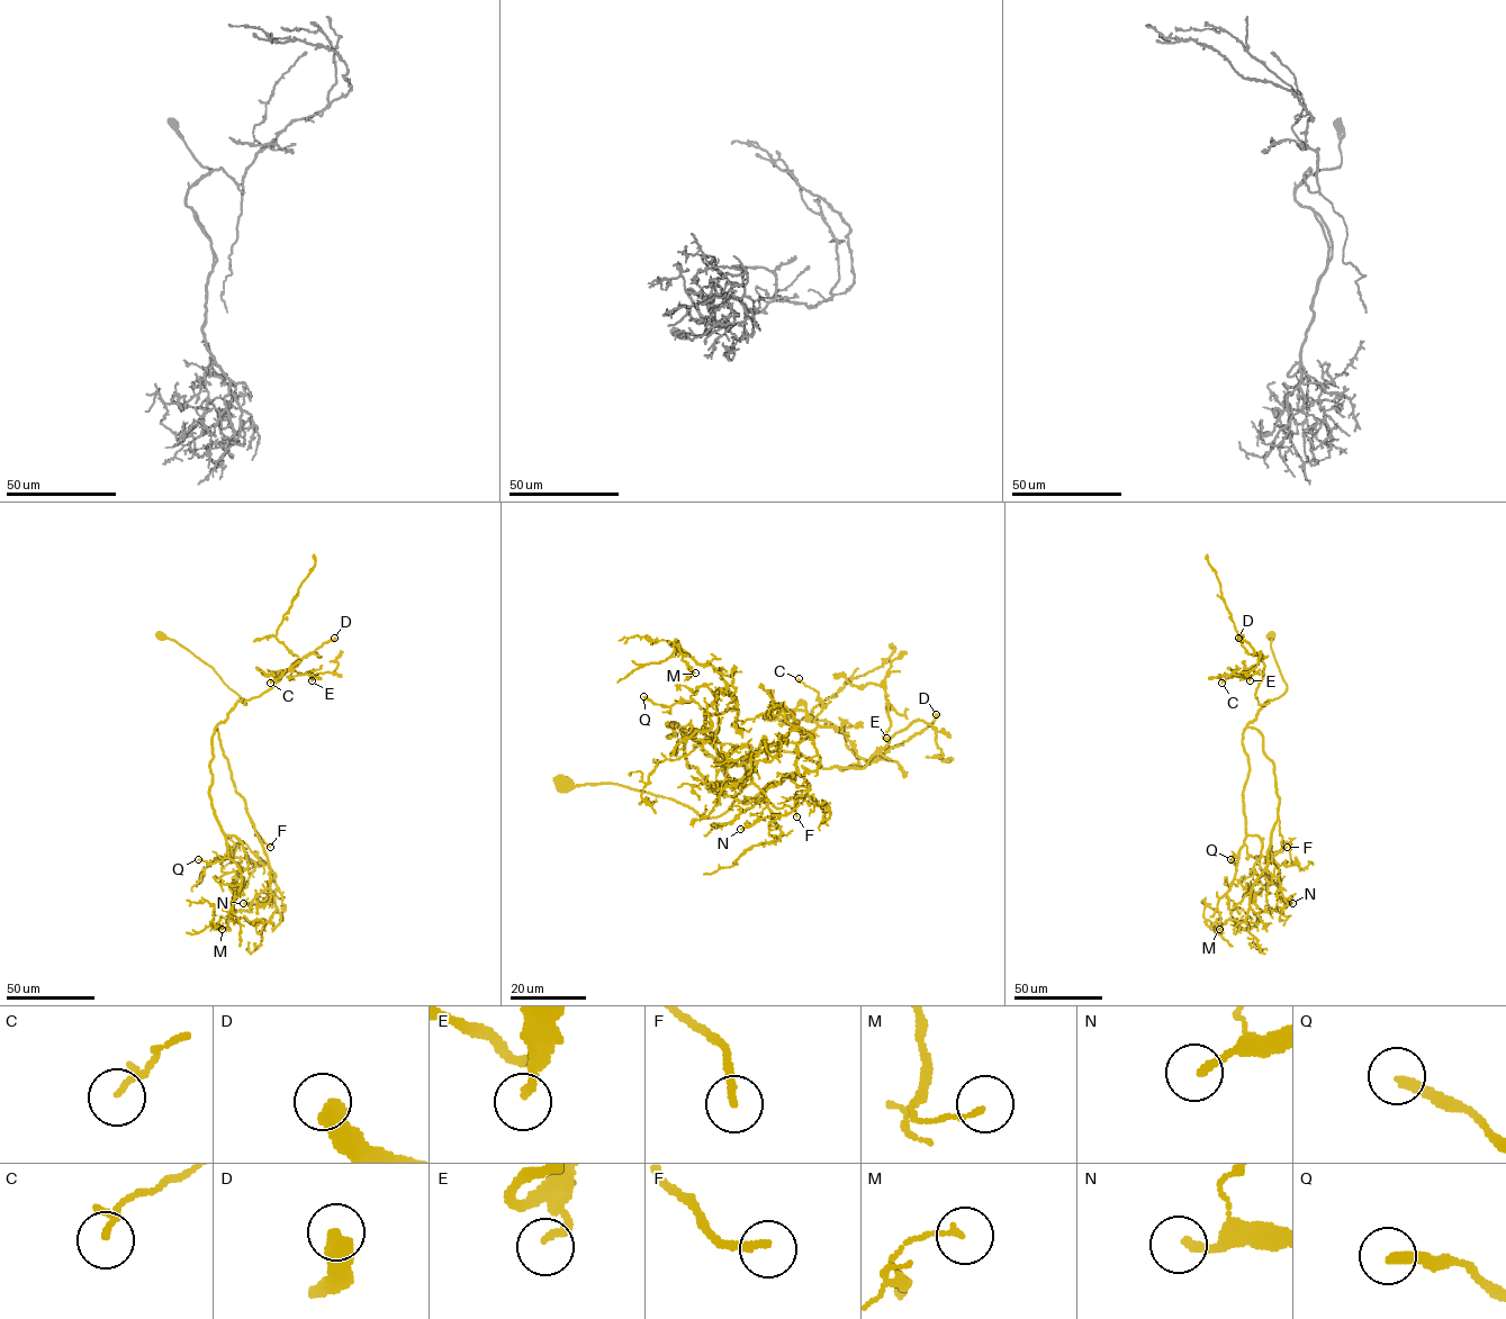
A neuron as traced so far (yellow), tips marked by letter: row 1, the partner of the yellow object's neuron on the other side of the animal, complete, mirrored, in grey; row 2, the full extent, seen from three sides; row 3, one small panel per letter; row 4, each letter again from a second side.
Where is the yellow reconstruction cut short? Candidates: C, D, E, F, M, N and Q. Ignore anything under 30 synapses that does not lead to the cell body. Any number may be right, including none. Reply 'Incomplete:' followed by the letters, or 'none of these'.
Incomplete: D, F, N

